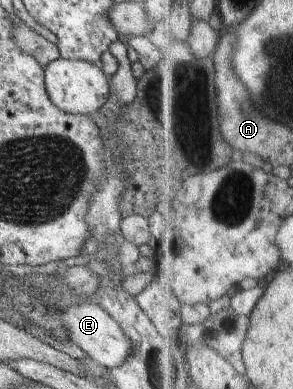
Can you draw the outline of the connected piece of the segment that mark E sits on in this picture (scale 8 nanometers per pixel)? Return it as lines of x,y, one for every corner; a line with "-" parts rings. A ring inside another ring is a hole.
94,301
68,305
68,309
64,309
64,329
68,333
68,339
76,347
80,347
90,359
106,368
122,365
134,347
132,339
120,329
120,325

